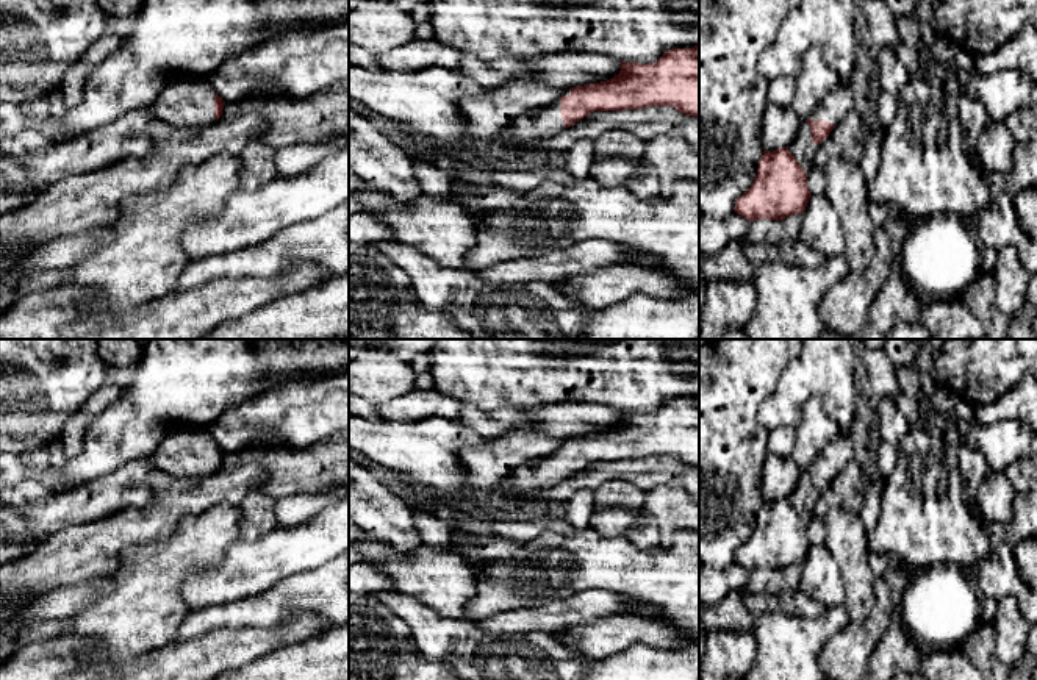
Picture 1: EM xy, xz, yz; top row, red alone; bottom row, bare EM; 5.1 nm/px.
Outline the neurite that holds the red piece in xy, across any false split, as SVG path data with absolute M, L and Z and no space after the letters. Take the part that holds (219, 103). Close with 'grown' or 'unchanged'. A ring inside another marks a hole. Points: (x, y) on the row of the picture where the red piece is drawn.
M188 77L169 83L150 109L155 119L175 128L199 128L217 120L224 105L206 77Z; grown

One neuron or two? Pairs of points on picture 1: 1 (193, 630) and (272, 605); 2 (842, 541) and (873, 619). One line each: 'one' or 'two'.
1: one
2: two

